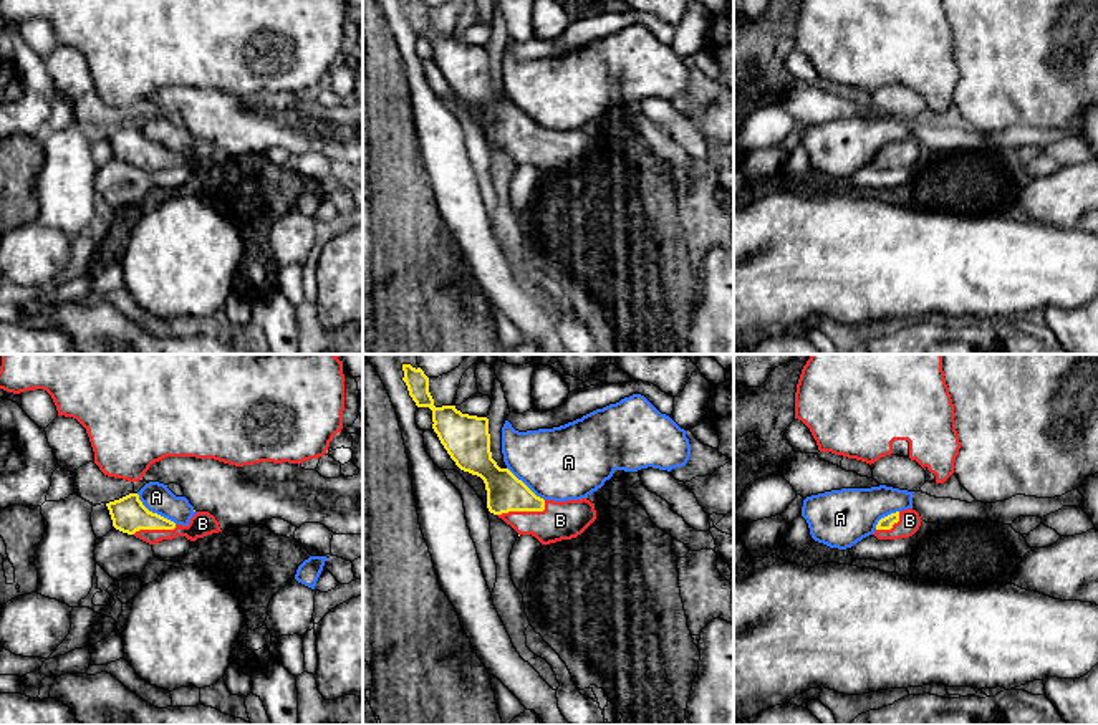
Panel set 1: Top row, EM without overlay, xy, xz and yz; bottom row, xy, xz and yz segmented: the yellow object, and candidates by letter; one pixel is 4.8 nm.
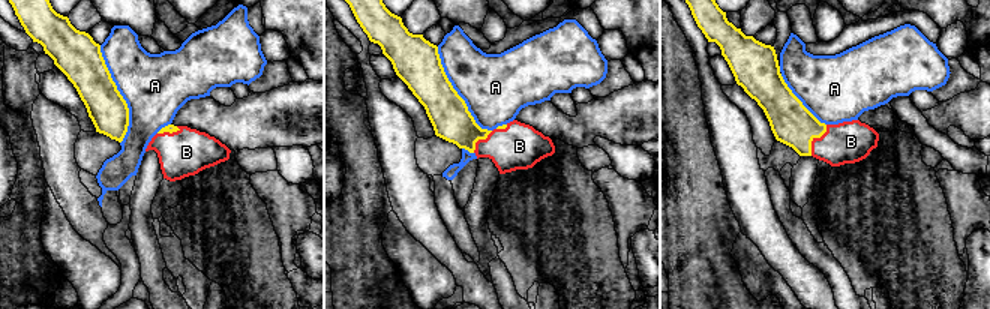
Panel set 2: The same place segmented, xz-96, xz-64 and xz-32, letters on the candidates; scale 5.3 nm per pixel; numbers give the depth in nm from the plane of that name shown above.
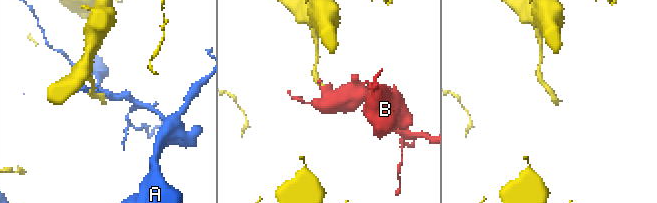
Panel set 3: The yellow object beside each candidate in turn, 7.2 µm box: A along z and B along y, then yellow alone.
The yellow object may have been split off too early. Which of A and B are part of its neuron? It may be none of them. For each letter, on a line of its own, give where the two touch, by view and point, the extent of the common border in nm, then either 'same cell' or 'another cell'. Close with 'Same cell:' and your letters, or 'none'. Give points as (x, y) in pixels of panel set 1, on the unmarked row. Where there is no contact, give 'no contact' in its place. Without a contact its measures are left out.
A: xy (154, 143) | 240 nm | another cell
B: xz (524, 139) | 260 nm | same cell
Same cell: B

